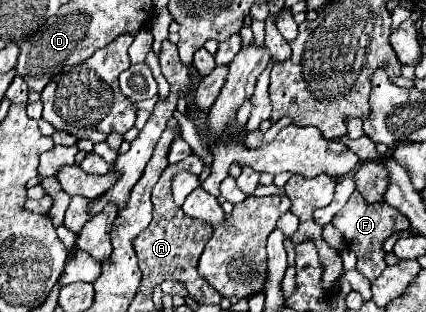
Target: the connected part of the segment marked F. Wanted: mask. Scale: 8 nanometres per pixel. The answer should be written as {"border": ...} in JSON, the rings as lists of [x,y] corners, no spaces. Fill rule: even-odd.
{"border":[[[355,191],[349,201],[345,203],[345,207],[333,217],[333,225],[341,231],[343,239],[349,243],[349,249],[355,251],[357,255],[357,271],[361,275],[365,275],[369,281],[375,281],[381,271],[387,267],[385,265],[385,251],[383,251],[383,243],[385,239],[395,233],[395,231],[403,231],[409,227],[409,221],[403,213],[399,213],[397,209],[393,209],[391,205],[383,203],[383,205],[367,205],[363,201],[363,197],[359,197],[359,191]]]}

